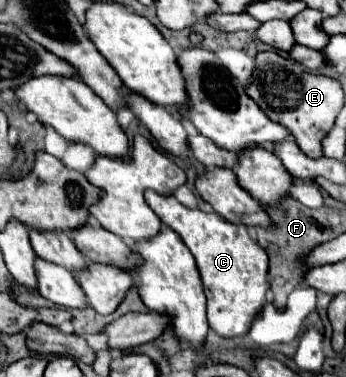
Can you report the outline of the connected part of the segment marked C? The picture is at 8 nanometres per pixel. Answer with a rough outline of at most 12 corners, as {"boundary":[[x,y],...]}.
{"boundary":[[144,193],[196,259],[208,323],[242,337],[266,305],[248,229]]}

